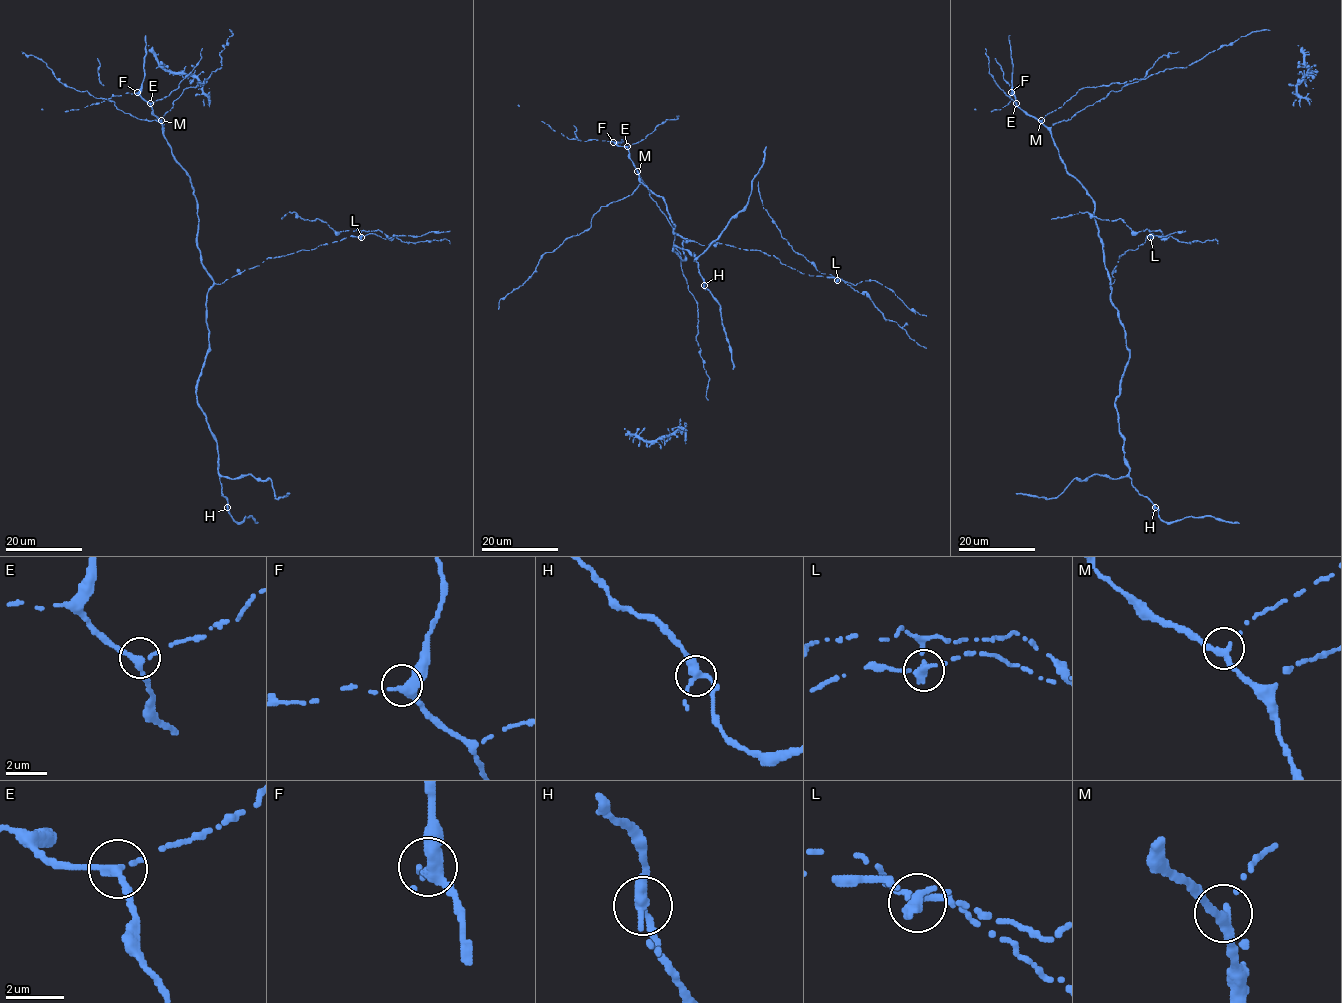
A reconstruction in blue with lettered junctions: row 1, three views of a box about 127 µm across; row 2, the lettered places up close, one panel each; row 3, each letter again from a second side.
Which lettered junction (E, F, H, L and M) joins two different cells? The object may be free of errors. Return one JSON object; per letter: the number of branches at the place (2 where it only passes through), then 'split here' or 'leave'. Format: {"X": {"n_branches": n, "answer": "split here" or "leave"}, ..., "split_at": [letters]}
{"E": {"n_branches": 2, "answer": "leave"}, "F": {"n_branches": 3, "answer": "leave"}, "H": {"n_branches": 3, "answer": "leave"}, "L": {"n_branches": 3, "answer": "split here"}, "M": {"n_branches": 2, "answer": "leave"}, "split_at": ["L"]}

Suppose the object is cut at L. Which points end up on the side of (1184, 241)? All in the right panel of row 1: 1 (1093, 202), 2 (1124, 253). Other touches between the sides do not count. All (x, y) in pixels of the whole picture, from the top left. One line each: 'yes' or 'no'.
1: no
2: no

